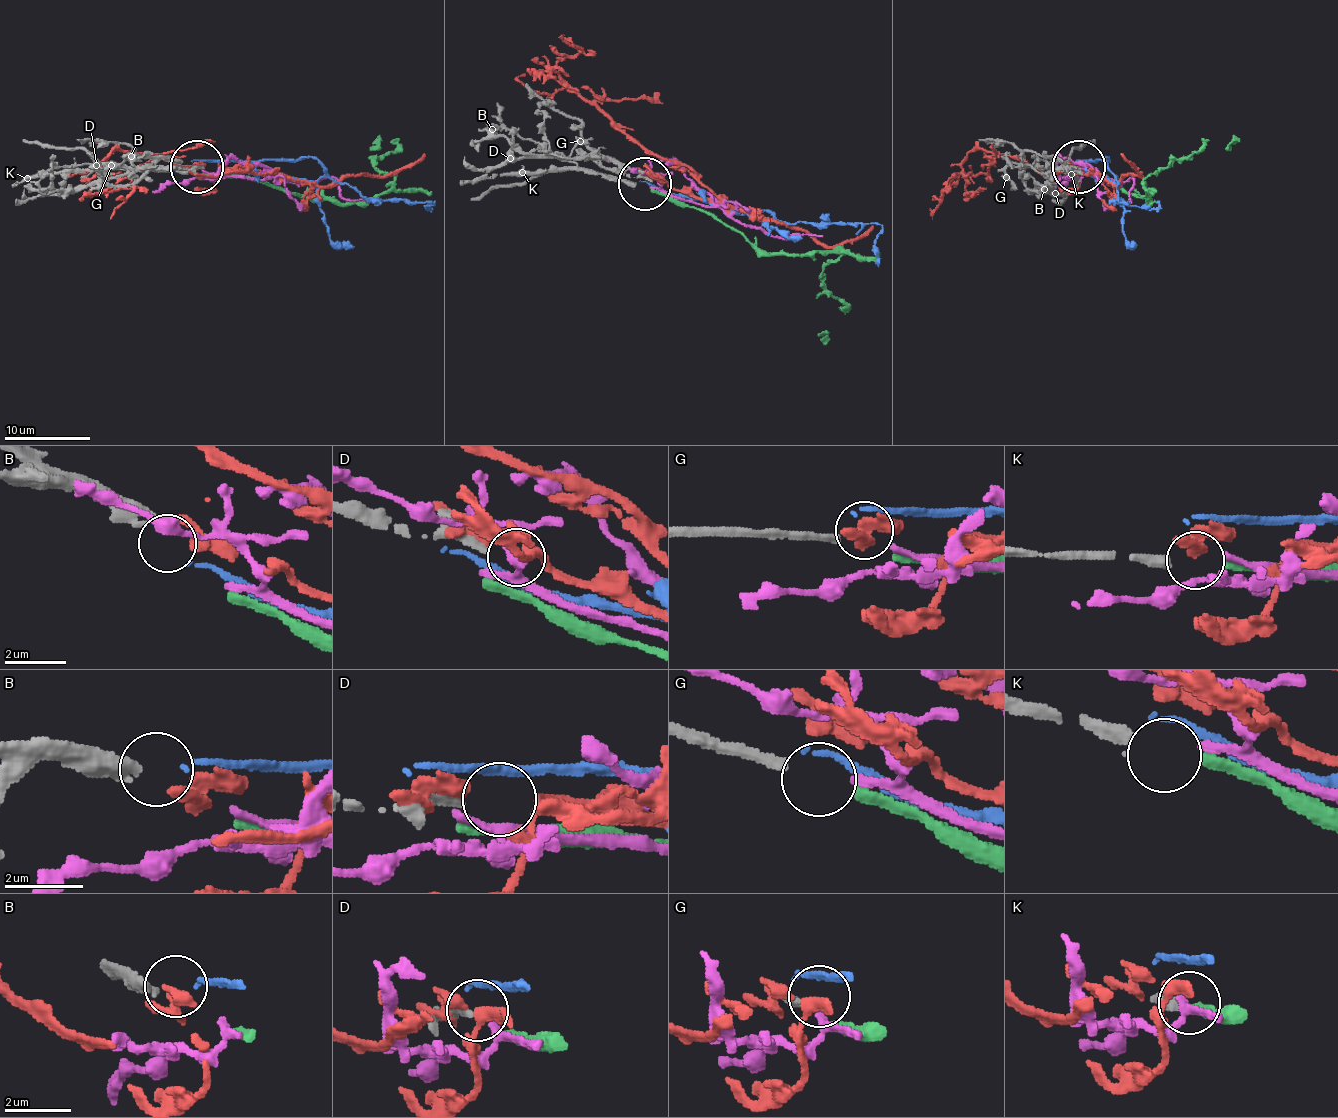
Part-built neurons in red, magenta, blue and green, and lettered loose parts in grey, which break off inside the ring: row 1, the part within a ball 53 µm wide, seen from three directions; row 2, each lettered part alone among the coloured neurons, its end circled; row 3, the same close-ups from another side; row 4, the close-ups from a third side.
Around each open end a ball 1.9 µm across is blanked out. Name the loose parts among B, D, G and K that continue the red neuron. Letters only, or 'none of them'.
B

